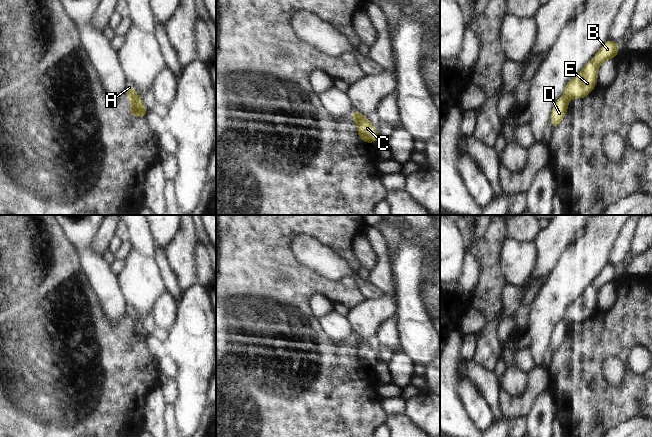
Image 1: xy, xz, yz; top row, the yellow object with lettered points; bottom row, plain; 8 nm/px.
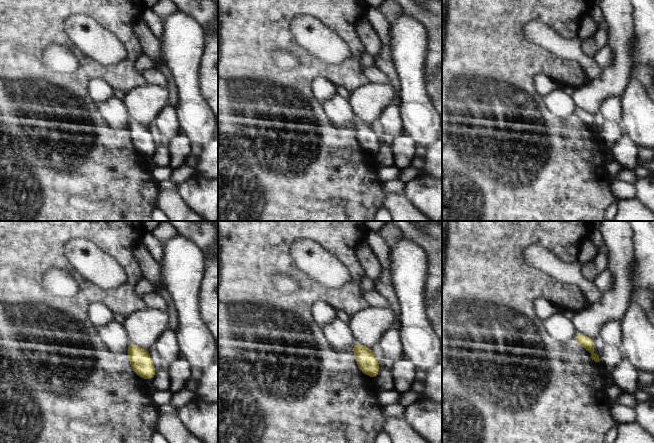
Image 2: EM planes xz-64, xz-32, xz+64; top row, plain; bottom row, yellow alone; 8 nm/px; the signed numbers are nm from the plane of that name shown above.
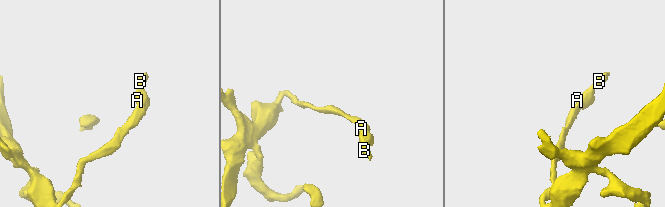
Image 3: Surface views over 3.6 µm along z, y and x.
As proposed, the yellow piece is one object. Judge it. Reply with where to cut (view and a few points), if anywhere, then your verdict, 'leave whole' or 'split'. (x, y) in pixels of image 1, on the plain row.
cut in xy along (136, 319), (128, 321); split

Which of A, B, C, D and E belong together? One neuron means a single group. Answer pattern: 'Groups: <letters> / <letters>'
Groups: A B C E / D

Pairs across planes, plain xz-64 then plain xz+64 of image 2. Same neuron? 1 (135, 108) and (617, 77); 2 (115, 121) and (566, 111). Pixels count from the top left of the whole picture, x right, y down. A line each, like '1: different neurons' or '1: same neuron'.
1: same neuron
2: same neuron

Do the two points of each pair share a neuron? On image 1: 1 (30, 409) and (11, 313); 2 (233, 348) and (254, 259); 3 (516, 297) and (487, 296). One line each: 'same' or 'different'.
1: same
2: same
3: different

